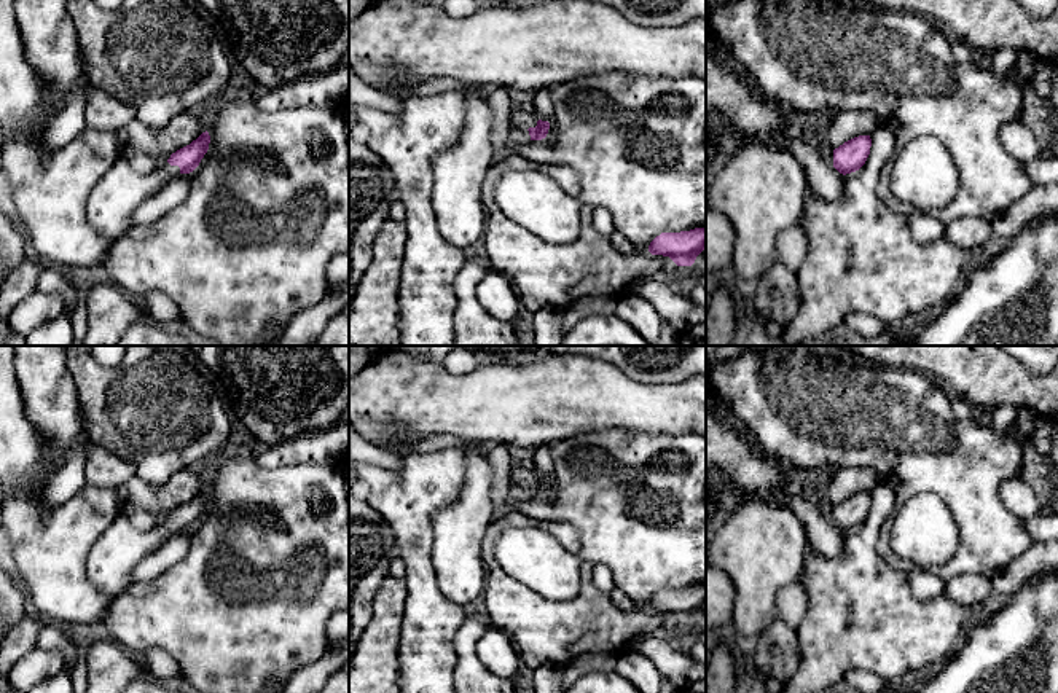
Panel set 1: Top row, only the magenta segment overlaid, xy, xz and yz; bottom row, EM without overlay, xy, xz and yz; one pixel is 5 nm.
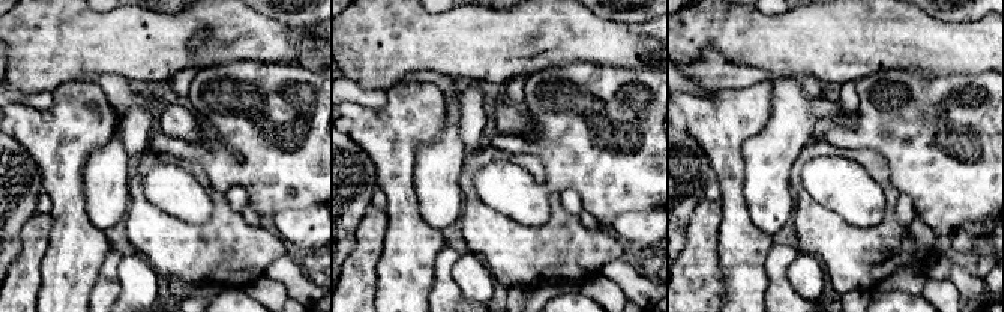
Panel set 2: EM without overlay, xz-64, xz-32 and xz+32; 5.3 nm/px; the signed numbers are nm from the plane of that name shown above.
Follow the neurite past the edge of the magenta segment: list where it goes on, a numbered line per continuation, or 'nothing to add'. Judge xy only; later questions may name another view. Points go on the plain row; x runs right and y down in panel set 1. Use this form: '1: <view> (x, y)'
1: xy (112, 559)

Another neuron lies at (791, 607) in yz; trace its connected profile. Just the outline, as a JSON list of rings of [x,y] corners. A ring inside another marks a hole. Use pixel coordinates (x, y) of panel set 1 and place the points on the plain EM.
[[[800,581],[784,586],[776,601],[776,618],[797,629],[808,609],[805,588]]]

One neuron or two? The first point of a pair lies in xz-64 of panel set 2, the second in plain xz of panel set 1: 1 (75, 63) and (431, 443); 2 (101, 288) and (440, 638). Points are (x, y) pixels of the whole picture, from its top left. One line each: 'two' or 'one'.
1: two
2: two

